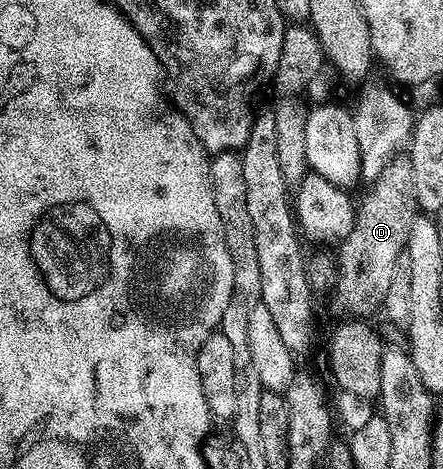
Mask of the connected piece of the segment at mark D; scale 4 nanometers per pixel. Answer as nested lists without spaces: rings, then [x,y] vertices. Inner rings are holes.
[[[403,156],[393,157],[382,175],[371,182],[372,191],[364,202],[359,202],[356,222],[350,235],[346,235],[346,239],[338,245],[340,253],[334,270],[336,301],[352,319],[371,318],[371,313],[383,306],[386,291],[390,291],[390,279],[394,279],[396,266],[401,264],[402,254],[407,247],[410,227],[418,216],[412,162]]]

